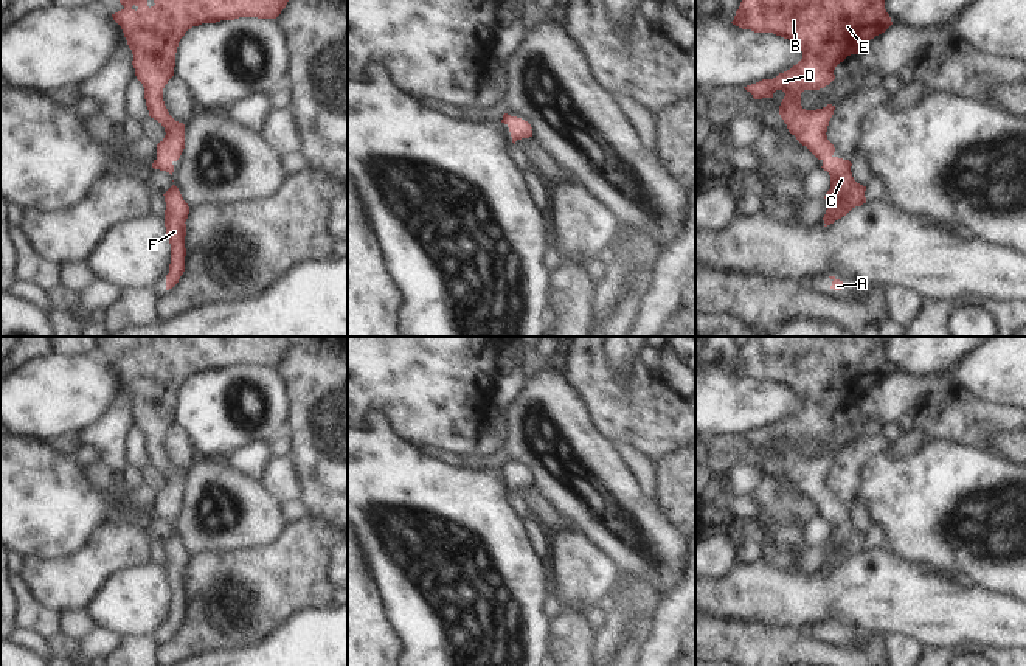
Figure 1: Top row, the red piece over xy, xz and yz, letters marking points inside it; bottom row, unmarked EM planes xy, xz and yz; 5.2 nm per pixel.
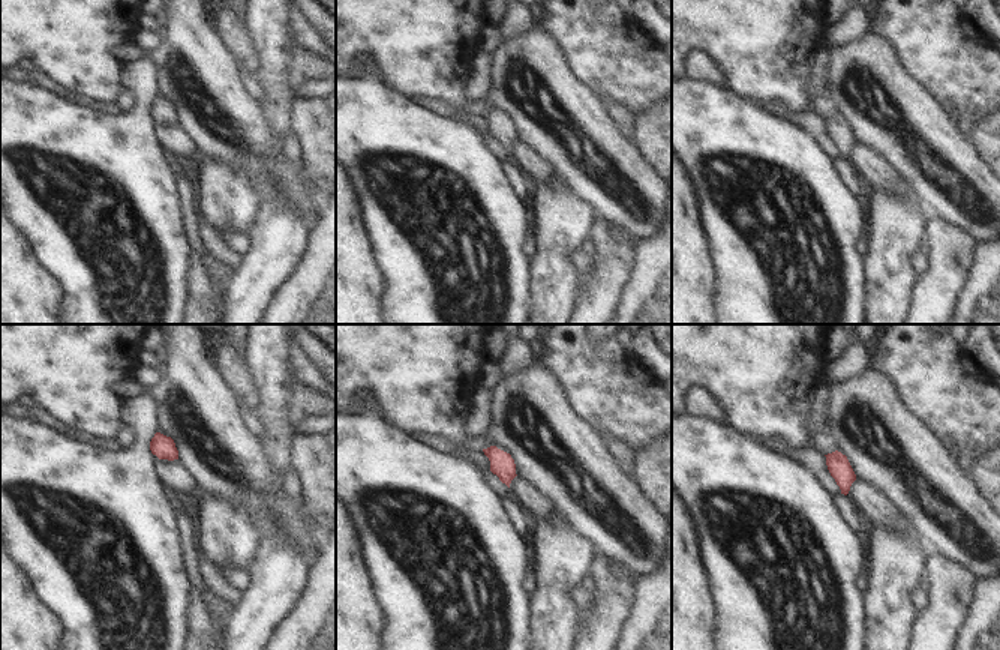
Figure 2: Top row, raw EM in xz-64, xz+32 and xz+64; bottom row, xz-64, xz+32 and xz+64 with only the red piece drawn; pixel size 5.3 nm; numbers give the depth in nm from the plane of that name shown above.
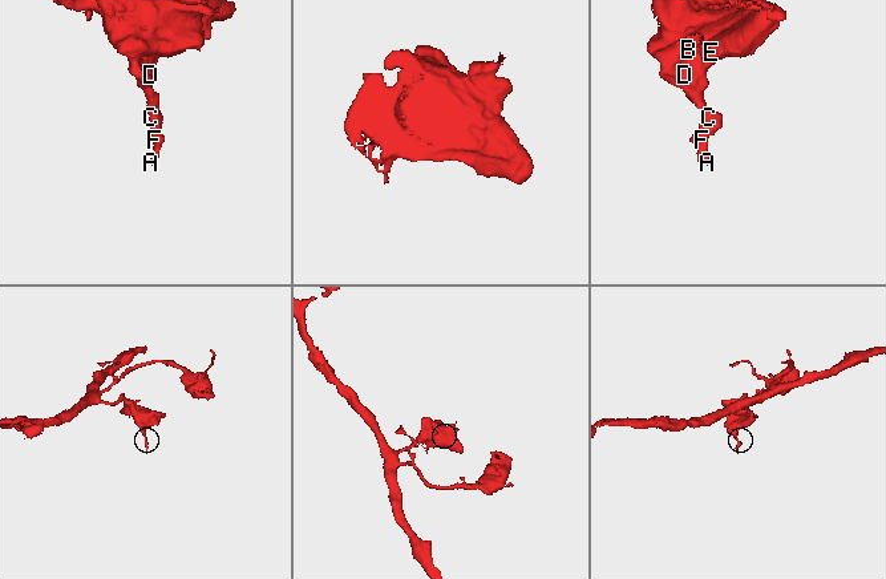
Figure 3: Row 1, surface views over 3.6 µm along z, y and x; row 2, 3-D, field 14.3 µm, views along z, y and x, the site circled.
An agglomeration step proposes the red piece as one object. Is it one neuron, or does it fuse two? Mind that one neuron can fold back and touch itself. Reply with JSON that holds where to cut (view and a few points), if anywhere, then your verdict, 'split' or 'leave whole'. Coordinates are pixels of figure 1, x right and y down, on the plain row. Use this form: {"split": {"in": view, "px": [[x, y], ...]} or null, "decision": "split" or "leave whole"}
{"split": null, "decision": "leave whole"}

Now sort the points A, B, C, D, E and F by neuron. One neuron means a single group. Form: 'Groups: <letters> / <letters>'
Groups: A B C D E F

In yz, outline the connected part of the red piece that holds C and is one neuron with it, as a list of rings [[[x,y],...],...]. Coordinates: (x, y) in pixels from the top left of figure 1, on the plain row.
[[[750,337],[731,369],[742,377],[789,387],[802,399],[802,407],[790,418],[744,436],[754,447],[773,446],[776,438],[785,441],[779,453],[781,466],[830,523],[830,537],[824,543],[824,574],[866,551],[866,534],[854,528],[852,511],[835,505],[835,495],[827,487],[835,453],[806,458],[801,441],[829,433],[840,410],[858,402],[871,387],[893,373],[885,357],[889,338],[820,337],[816,342],[802,342],[801,337]]]

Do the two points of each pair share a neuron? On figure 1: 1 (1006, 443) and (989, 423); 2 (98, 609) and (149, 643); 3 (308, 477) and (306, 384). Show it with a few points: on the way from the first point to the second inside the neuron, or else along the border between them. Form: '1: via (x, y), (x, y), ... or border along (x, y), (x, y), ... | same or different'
1: border along (1009, 432), (995, 435), (991, 440), (992, 449) | different
2: border along (148, 634), (120, 638) | different
3: via (309, 454), (309, 407) | same

